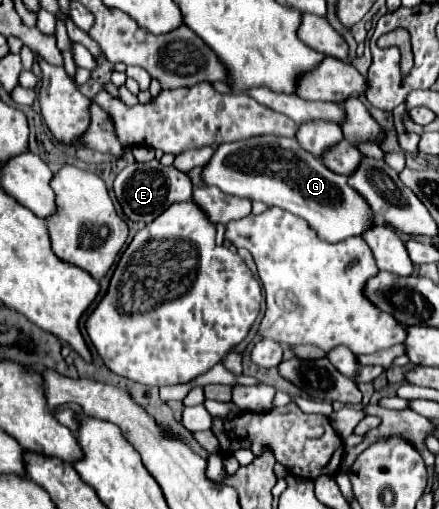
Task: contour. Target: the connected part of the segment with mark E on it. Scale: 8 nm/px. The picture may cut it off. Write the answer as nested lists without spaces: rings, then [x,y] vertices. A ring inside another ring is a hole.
[[[159,160],[135,162],[135,164],[125,166],[117,174],[113,190],[115,190],[115,196],[117,196],[125,216],[135,222],[145,222],[145,224],[155,220],[173,202],[185,202],[193,196],[191,178],[185,172],[177,170],[175,166],[163,166]]]

